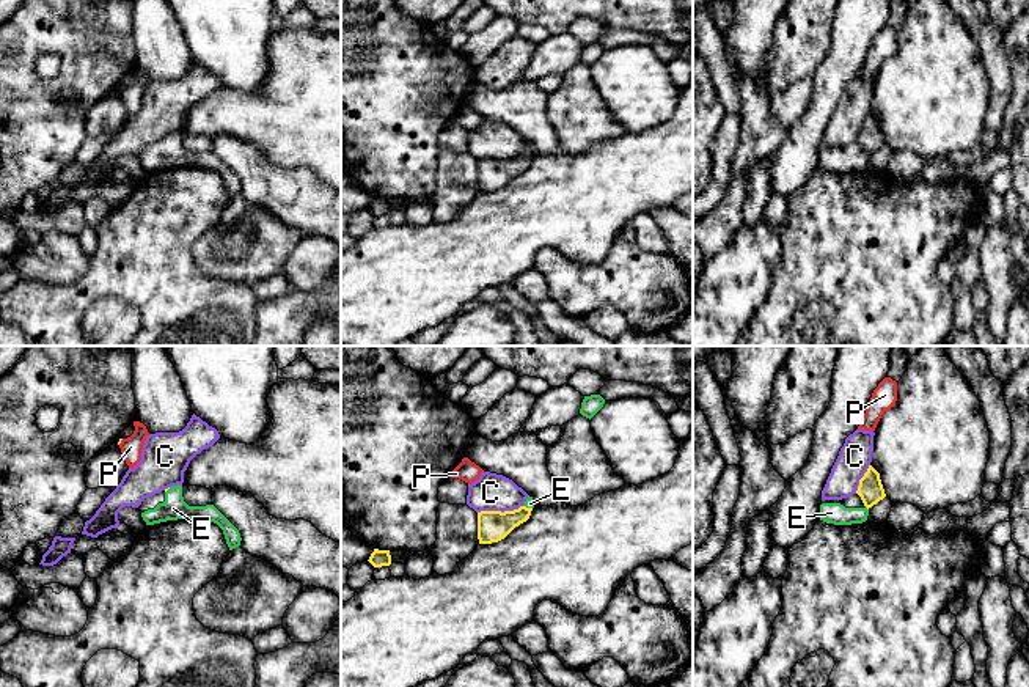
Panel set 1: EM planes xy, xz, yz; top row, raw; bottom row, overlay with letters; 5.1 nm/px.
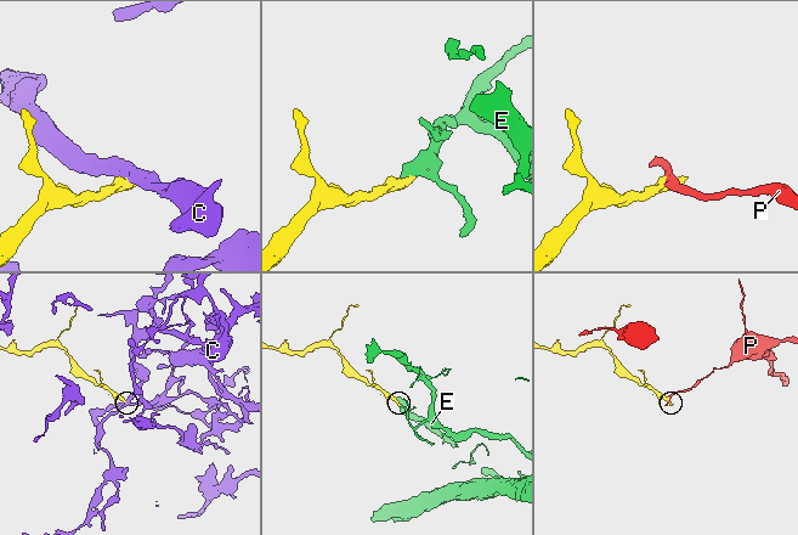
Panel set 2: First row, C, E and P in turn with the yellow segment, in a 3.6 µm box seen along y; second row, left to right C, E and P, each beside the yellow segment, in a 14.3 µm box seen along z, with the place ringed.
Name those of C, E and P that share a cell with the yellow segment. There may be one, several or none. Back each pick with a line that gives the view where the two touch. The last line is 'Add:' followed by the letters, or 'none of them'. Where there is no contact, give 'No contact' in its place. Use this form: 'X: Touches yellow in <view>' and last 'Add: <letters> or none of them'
E: Touches yellow in xz
Add: E

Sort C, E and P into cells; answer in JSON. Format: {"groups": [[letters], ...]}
{"groups": [["C"], ["E"], ["P"]]}

